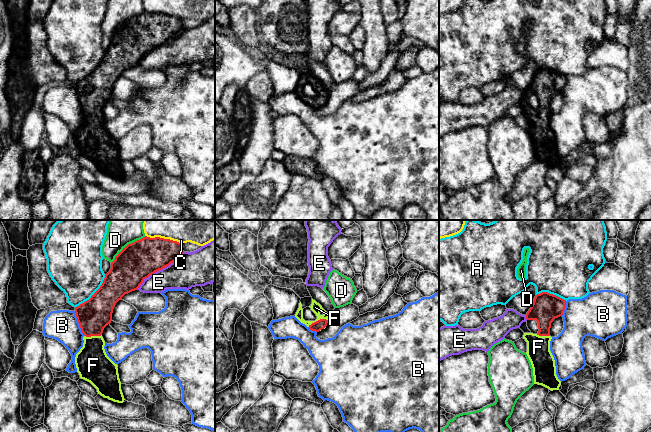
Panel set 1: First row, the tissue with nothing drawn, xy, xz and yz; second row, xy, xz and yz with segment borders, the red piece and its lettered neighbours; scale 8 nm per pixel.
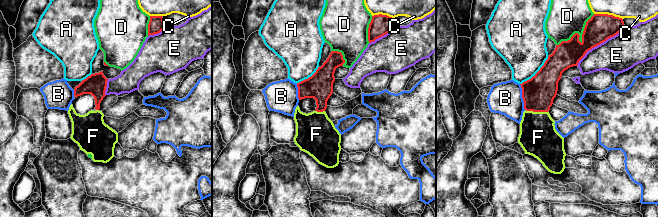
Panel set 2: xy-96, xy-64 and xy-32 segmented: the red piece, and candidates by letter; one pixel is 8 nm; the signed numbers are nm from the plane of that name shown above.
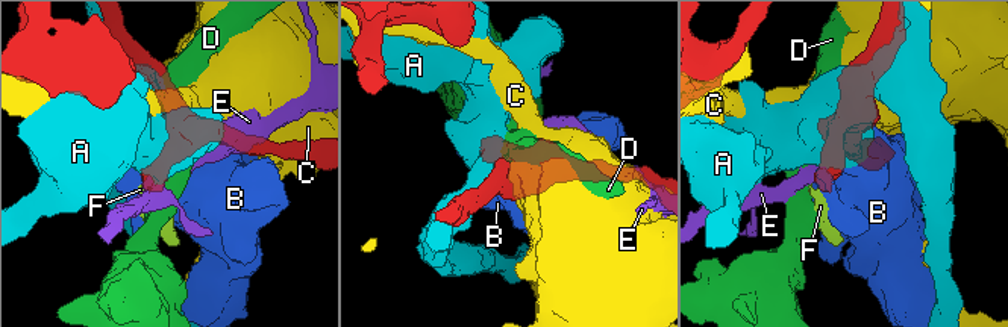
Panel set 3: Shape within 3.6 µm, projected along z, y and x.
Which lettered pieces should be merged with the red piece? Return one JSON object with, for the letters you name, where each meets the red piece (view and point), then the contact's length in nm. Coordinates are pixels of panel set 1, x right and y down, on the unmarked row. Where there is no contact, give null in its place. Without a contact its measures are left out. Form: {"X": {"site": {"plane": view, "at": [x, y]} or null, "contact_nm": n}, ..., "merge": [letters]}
{"F": {"site": {"plane": "xz", "at": [318, 96]}, "contact_nm": 170}, "merge": ["F"]}

